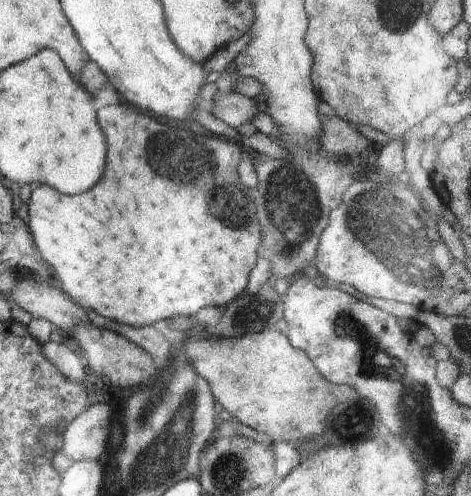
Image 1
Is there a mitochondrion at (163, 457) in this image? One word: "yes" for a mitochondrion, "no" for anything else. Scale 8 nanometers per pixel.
yes

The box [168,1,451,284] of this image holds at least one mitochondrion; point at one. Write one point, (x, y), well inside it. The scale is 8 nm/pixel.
(290, 205)

